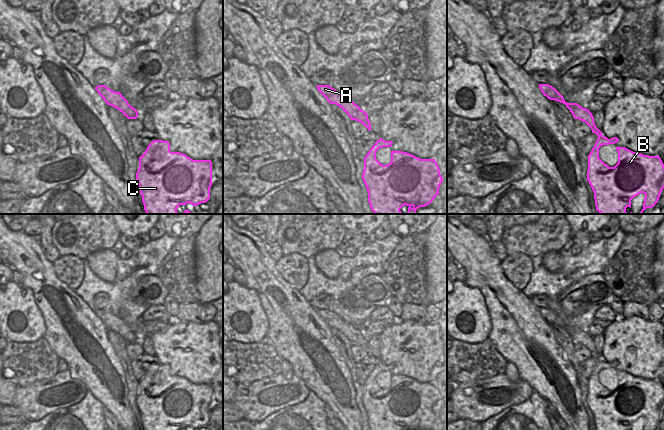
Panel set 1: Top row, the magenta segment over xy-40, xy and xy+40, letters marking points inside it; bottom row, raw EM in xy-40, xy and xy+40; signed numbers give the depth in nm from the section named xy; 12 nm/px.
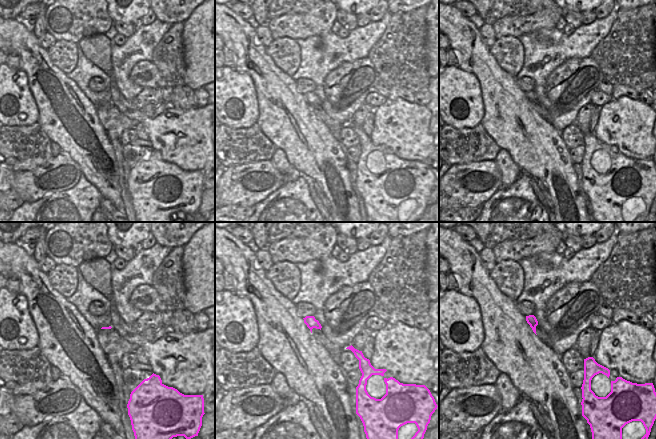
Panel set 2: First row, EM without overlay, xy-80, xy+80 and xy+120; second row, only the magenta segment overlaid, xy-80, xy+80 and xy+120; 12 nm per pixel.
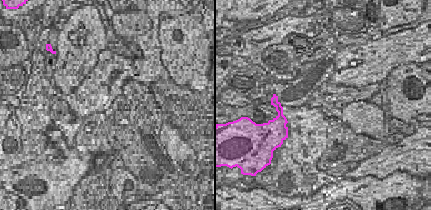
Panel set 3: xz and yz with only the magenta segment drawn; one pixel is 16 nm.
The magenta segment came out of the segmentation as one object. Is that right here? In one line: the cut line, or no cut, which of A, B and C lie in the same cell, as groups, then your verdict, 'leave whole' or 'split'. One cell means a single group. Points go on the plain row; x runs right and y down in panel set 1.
xy+40 (594, 347), (590, 351) | A / B C | split

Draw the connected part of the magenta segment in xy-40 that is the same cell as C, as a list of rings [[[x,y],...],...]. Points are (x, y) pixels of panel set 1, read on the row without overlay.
[[[154,364],[139,381],[136,404],[144,430],[185,430],[187,427],[196,430],[210,422],[212,386],[193,384],[183,377],[171,376],[168,365]]]

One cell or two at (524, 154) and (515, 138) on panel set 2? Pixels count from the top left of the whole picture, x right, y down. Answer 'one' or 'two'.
one

